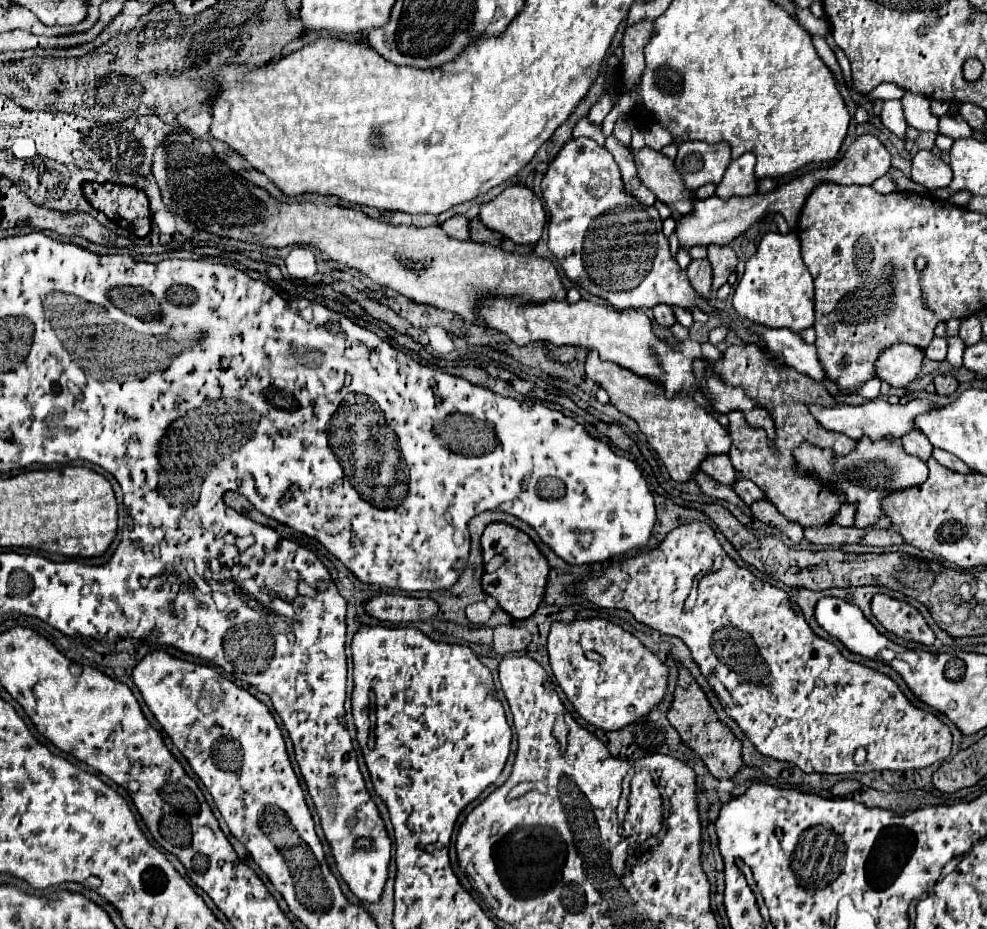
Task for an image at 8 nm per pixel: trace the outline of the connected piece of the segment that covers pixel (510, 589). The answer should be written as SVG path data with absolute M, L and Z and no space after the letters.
M490 523L482 535L482 549L484 549L484 555L504 553L504 565L498 571L486 573L482 577L484 591L492 595L498 601L498 605L506 613L510 613L514 619L530 617L544 601L544 591L548 583L548 573L550 573L546 557L540 553L536 543L524 531L508 523Z

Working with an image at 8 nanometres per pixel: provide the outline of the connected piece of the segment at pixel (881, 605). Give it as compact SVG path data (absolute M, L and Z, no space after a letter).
M874 595L872 599L872 615L894 635L906 639L906 641L916 641L922 645L932 645L934 643L934 633L924 621L922 613L904 601L892 599L888 595Z

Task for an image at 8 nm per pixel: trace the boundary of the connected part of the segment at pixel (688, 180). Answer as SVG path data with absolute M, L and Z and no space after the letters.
M686 141L678 145L674 165L684 185L696 191L706 183L718 183L730 161L730 145L726 143L710 145L704 141Z

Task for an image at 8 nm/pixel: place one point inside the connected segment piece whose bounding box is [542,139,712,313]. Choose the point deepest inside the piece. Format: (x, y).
(590, 215)

